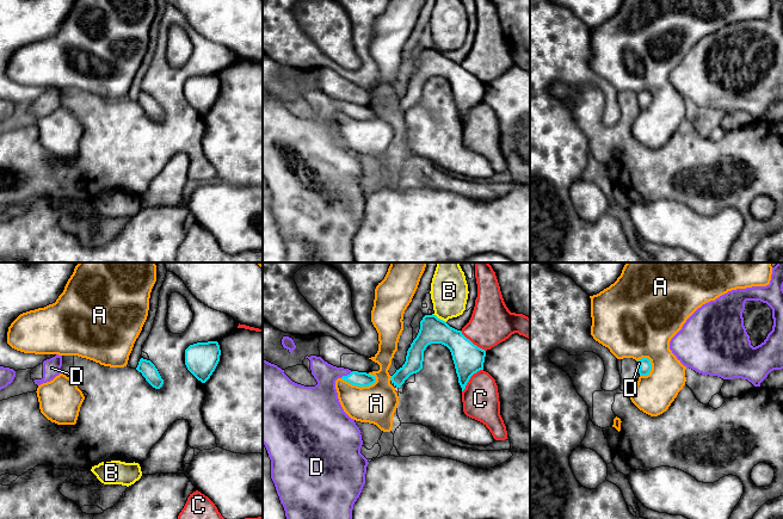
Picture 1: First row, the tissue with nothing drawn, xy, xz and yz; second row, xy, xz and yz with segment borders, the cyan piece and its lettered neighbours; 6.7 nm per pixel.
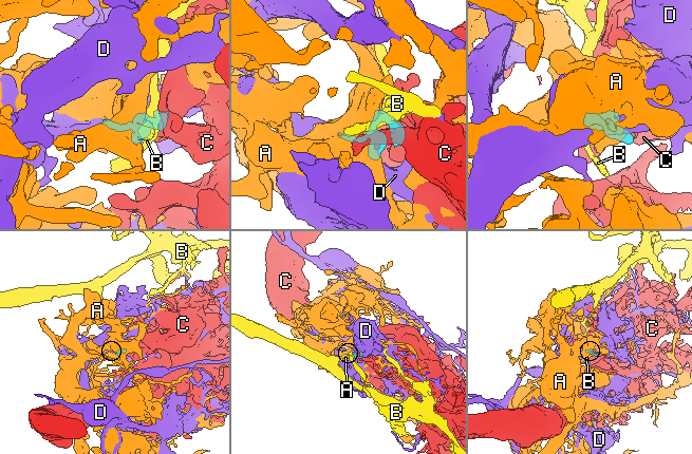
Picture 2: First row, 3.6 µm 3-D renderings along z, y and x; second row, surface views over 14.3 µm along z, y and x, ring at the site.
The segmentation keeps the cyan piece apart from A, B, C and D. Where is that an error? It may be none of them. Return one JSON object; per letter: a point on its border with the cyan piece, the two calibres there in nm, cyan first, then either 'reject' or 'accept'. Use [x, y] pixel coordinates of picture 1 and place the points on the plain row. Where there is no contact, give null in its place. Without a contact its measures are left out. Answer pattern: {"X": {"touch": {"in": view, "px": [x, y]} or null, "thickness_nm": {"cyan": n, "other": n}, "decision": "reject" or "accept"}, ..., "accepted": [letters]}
{"A": {"touch": {"in": "xz", "px": [358, 118]}, "thickness_nm": {"cyan": 100, "other": 260}, "decision": "reject"}, "B": {"touch": {"in": "xz", "px": [439, 51]}, "thickness_nm": {"cyan": 180, "other": 260}, "decision": "reject"}, "C": {"touch": {"in": "xz", "px": [469, 111]}, "thickness_nm": {"cyan": 200, "other": 240}, "decision": "reject"}, "D": {"touch": {"in": "xz", "px": [347, 107]}, "thickness_nm": {"cyan": 100, "other": 220}, "decision": "accept"}, "accepted": ["D"]}

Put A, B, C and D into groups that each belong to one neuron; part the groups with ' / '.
A / B / C / D

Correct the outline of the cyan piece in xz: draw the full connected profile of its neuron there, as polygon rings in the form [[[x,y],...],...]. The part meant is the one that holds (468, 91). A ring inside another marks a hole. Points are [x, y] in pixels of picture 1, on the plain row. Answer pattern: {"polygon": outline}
{"polygon": [[[425,48],[420,54],[419,66],[407,84],[405,97],[390,110],[396,121],[423,101],[424,84],[431,76],[442,76],[450,82],[462,124],[470,110],[483,103],[485,82],[474,78],[461,63],[450,60],[436,48]]]}

